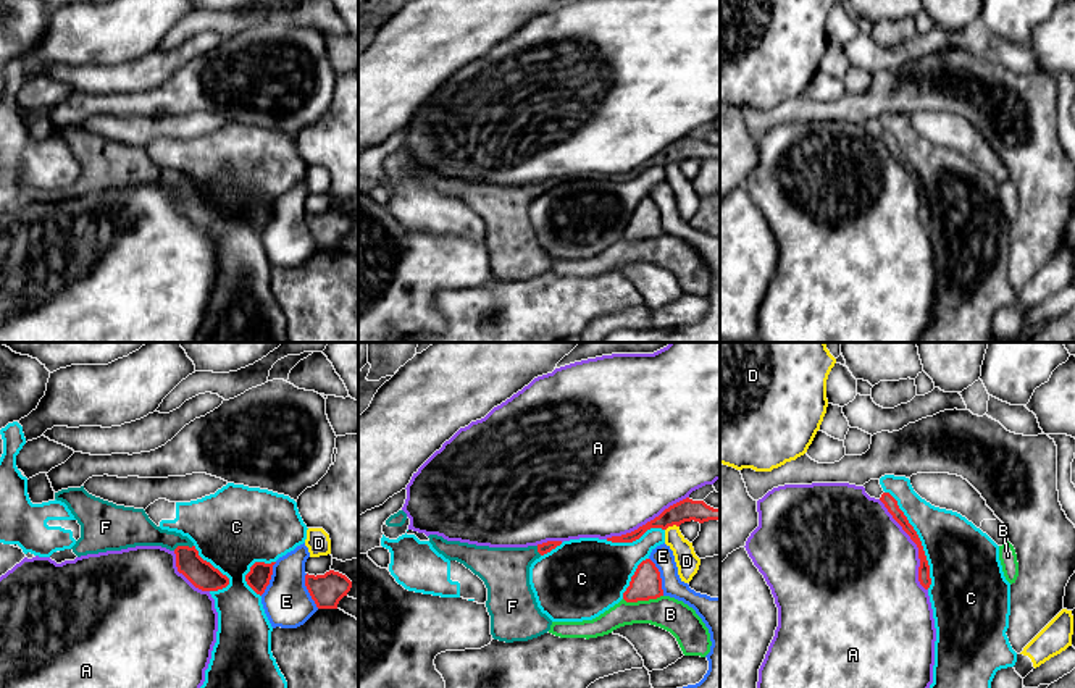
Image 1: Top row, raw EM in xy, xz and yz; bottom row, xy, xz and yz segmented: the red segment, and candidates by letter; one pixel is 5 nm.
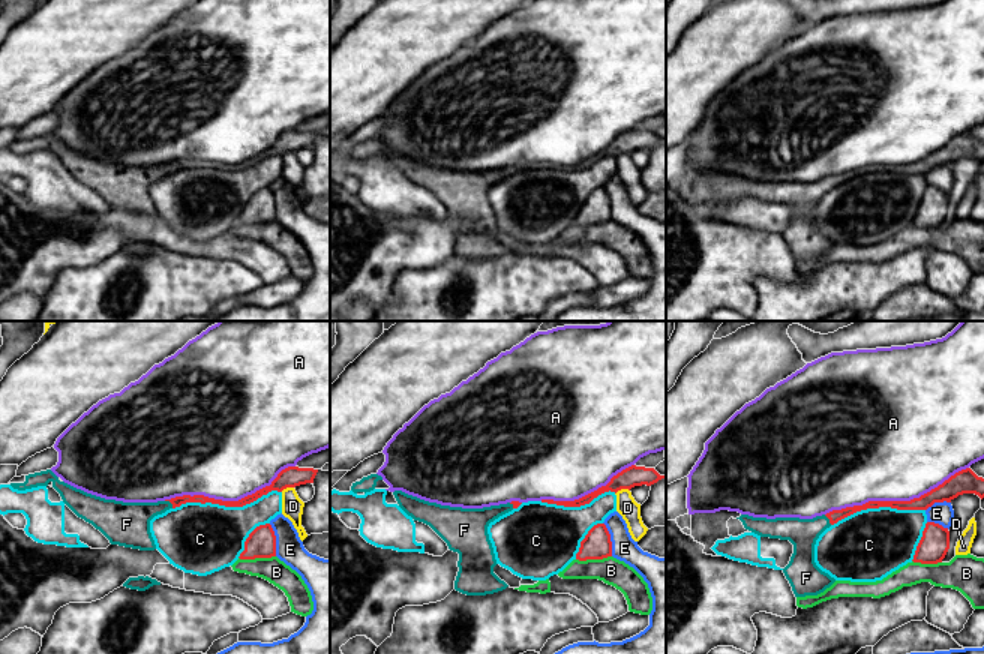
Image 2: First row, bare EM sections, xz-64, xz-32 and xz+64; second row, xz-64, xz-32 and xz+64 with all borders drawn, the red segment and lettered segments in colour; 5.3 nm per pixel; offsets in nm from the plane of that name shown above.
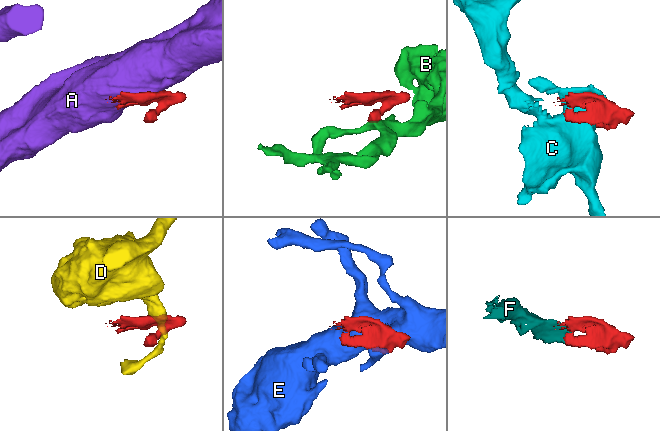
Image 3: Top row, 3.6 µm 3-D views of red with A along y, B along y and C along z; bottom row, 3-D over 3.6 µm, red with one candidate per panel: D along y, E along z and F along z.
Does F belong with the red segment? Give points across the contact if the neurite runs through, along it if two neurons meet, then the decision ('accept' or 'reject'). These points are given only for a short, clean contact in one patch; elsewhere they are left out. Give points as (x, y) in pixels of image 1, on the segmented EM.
runs through xy (199, 572), (188, 561), (183, 546), (136, 528); accept

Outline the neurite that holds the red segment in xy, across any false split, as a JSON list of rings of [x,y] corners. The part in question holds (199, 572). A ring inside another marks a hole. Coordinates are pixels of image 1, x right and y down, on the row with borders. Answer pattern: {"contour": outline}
{"contour": [[[84,486],[55,493],[81,525],[81,538],[71,547],[81,557],[136,546],[161,546],[176,554],[178,572],[202,591],[218,591],[229,578],[199,556],[194,543],[176,531],[157,526],[144,509],[116,506],[89,494]]]}

